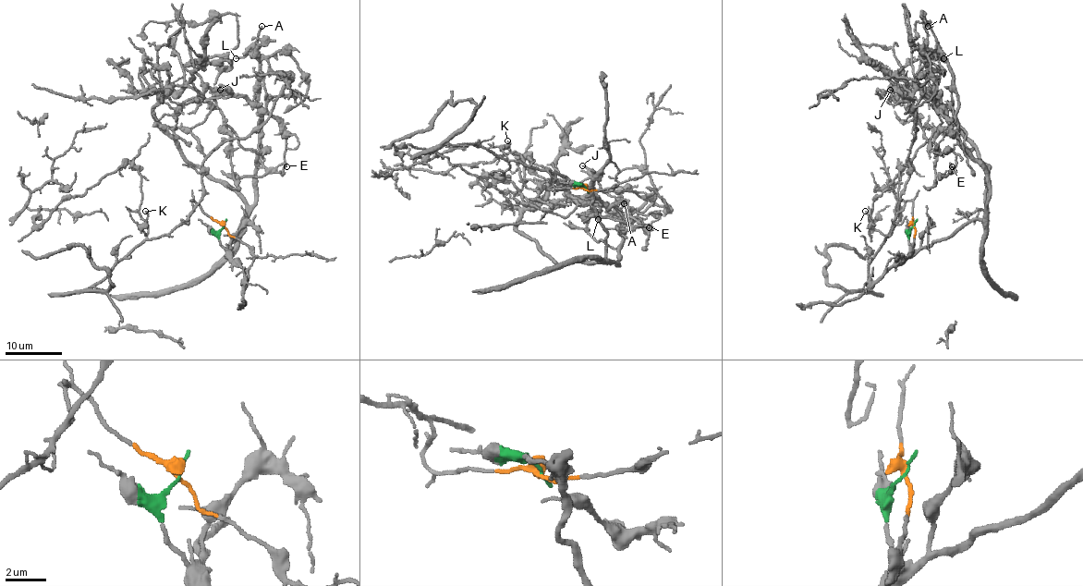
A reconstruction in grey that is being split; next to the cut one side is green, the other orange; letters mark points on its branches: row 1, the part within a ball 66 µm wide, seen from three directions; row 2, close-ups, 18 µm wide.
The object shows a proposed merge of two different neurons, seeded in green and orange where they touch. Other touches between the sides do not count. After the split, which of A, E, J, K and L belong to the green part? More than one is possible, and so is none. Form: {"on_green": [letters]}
{"on_green": ["A", "E", "J", "L"]}

